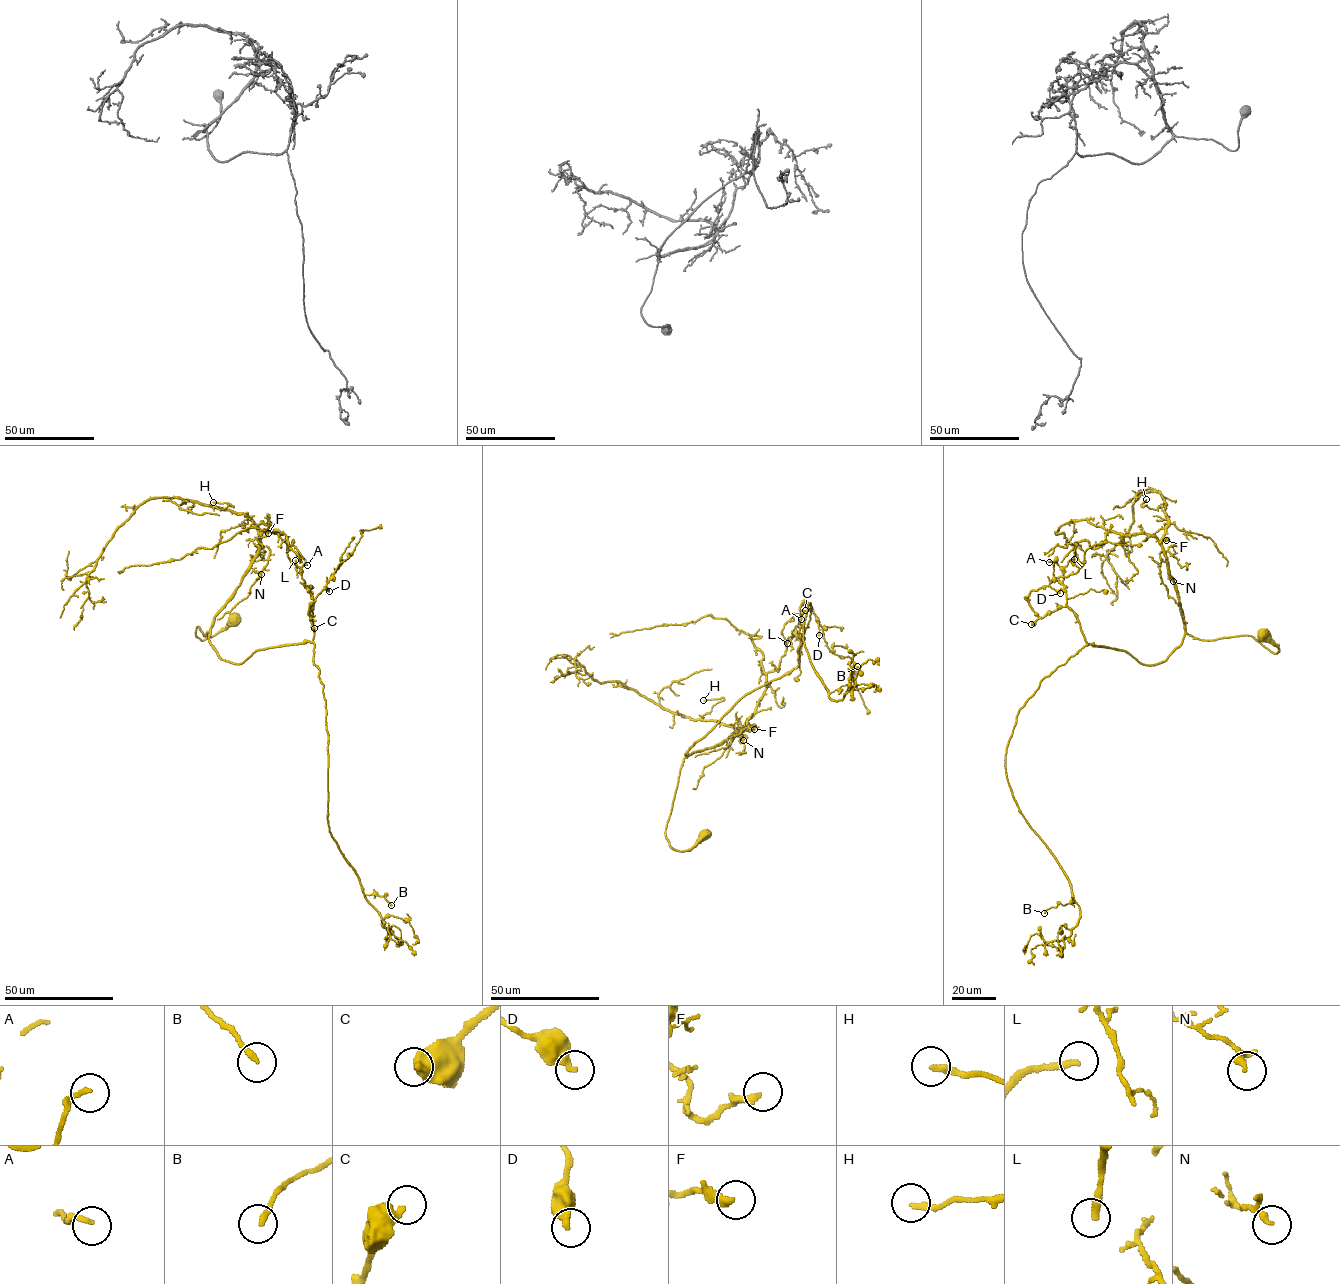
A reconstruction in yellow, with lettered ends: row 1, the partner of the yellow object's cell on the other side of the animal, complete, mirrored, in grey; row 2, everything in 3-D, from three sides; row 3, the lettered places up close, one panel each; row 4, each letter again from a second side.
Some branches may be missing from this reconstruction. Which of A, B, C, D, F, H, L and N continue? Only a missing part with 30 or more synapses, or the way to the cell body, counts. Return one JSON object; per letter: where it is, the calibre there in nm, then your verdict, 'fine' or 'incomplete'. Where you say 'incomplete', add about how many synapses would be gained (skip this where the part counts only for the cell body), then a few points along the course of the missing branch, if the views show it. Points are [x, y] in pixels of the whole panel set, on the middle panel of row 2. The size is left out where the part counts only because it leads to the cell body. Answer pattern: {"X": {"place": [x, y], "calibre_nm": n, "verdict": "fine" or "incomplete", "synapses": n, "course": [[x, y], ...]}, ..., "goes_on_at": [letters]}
{"A": {"place": [801, 619], "calibre_nm": 180, "verdict": "fine"}, "B": {"place": [857, 666], "calibre_nm": 200, "verdict": "incomplete", "synapses": 30, "course": [[857, 666], [850, 669], [846, 679], [848, 681]]}, "C": {"place": [805, 610], "calibre_nm": 400, "verdict": "fine"}, "D": {"place": [819, 635], "calibre_nm": 320, "verdict": "fine"}, "F": {"place": [754, 729], "calibre_nm": 280, "verdict": "fine"}, "H": {"place": [703, 700], "calibre_nm": 220, "verdict": "fine"}, "L": {"place": [787, 643], "calibre_nm": 240, "verdict": "incomplete", "synapses": 35, "course": [[787, 643], [785, 650], [775, 648]]}, "N": {"place": [743, 740], "calibre_nm": 170, "verdict": "fine"}, "goes_on_at": ["B", "L"]}

